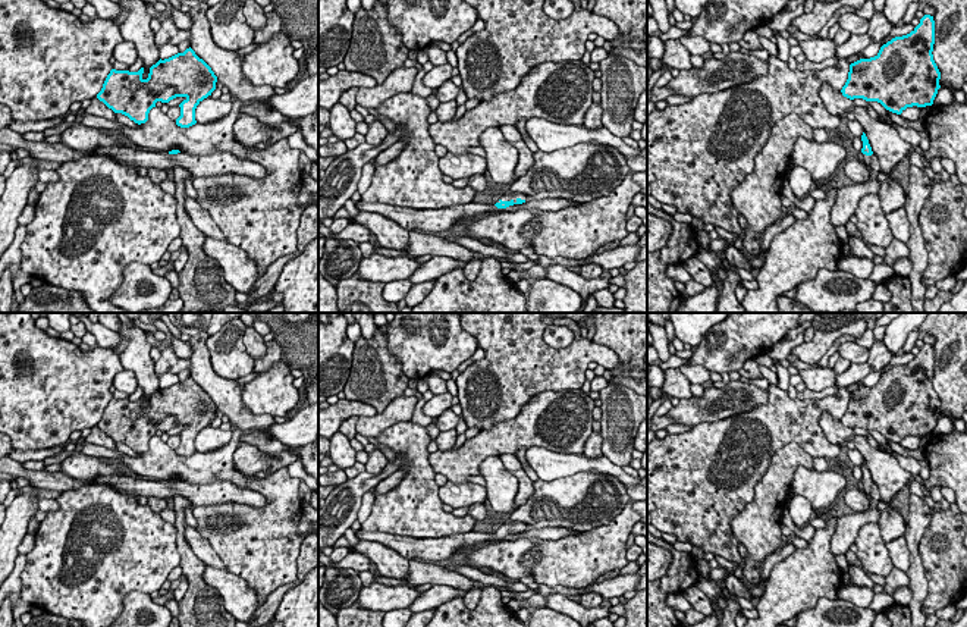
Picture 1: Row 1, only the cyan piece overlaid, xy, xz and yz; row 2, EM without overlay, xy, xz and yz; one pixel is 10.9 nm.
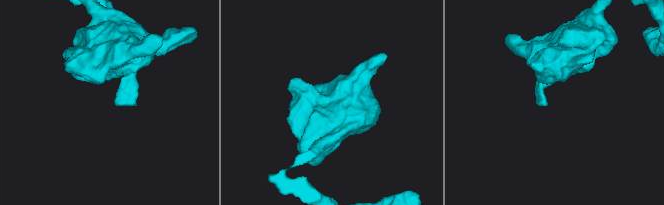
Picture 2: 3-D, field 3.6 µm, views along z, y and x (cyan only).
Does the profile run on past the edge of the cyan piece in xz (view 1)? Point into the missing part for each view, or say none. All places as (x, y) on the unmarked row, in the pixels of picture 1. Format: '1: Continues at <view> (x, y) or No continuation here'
1: Continues at xz (509, 524)

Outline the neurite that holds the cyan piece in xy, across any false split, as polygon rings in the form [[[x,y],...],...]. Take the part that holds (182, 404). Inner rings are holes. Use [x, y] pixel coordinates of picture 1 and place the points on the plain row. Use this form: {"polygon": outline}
{"polygon": [[[191,376],[169,388],[160,388],[150,396],[147,408],[142,402],[144,396],[138,401],[112,398],[97,427],[114,442],[141,454],[148,449],[148,442],[157,430],[169,432],[183,426],[176,454],[189,457],[197,452],[197,435],[211,424],[217,411],[211,396]]]}

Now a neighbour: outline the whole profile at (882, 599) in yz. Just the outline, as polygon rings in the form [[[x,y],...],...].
[[[880,592],[880,593],[875,593],[873,601],[869,605],[869,608],[875,611],[876,614],[879,614],[885,606],[891,606],[892,604],[895,604],[894,596],[885,592]]]

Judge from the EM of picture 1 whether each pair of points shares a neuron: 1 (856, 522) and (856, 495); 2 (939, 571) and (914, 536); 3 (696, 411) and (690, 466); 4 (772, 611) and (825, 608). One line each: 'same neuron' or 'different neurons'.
1: different neurons
2: different neurons
3: different neurons
4: different neurons

